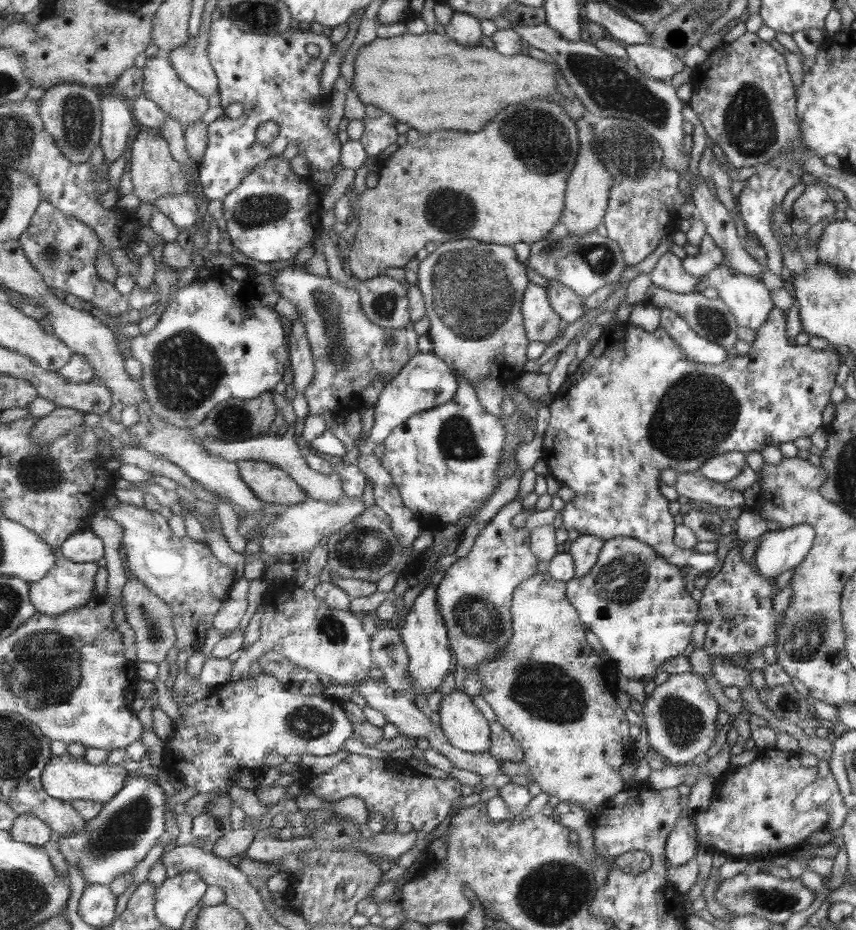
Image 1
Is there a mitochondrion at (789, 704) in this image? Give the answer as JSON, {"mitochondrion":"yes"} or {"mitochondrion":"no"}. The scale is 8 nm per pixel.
{"mitochondrion":"yes"}

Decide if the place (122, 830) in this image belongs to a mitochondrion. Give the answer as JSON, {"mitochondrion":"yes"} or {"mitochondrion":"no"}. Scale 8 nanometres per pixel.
{"mitochondrion":"yes"}

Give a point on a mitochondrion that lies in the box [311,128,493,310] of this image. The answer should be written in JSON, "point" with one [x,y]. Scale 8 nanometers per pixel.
{"point":[445,210]}

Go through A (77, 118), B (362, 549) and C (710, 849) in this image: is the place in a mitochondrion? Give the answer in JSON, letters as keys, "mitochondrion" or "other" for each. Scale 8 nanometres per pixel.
{"A":"mitochondrion","B":"mitochondrion","C":"other"}

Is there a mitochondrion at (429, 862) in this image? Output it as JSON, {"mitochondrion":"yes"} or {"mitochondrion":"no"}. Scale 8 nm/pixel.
{"mitochondrion":"no"}

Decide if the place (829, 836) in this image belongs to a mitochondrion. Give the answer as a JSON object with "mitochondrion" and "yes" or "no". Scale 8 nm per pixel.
{"mitochondrion":"no"}

